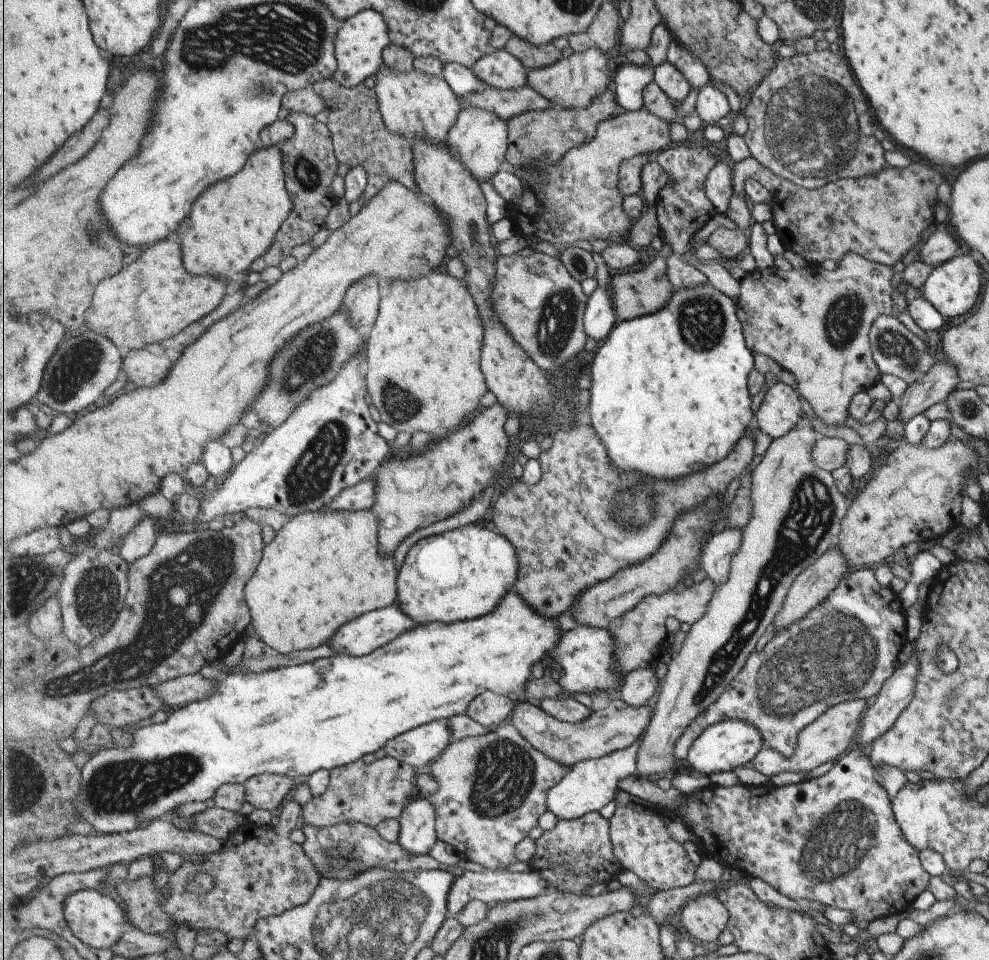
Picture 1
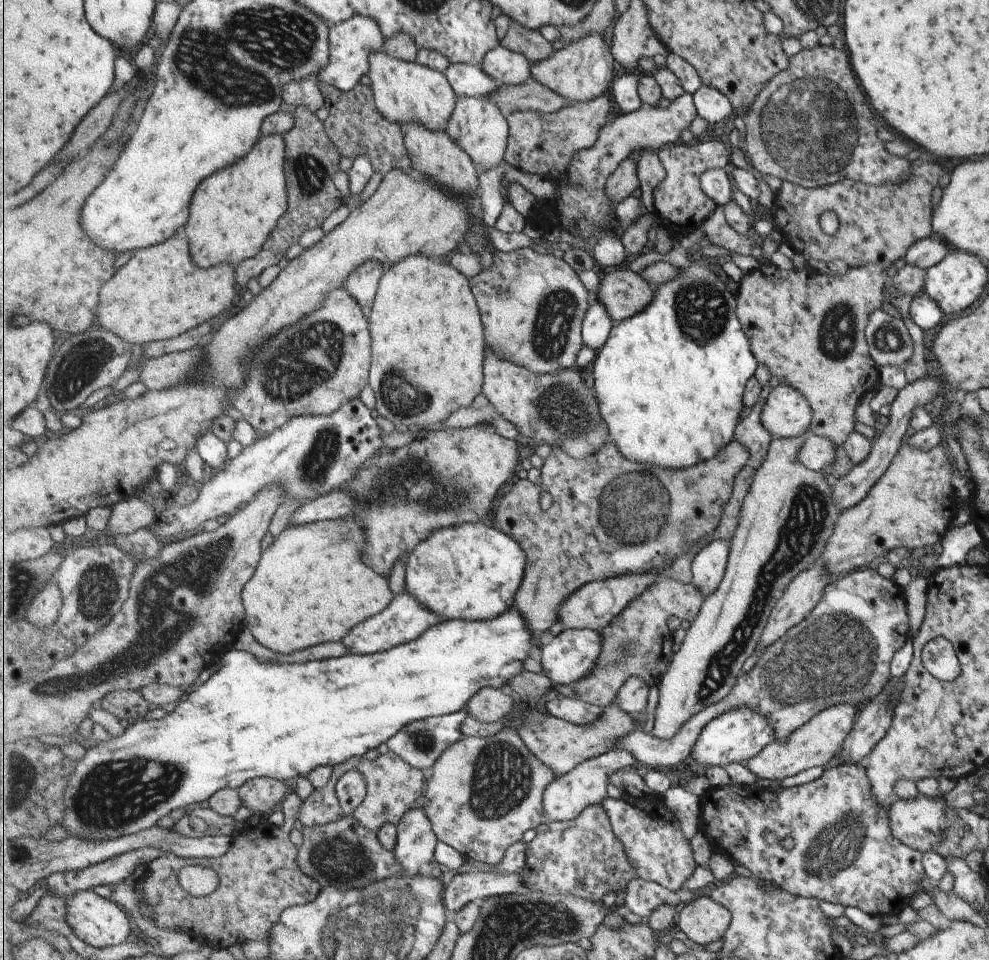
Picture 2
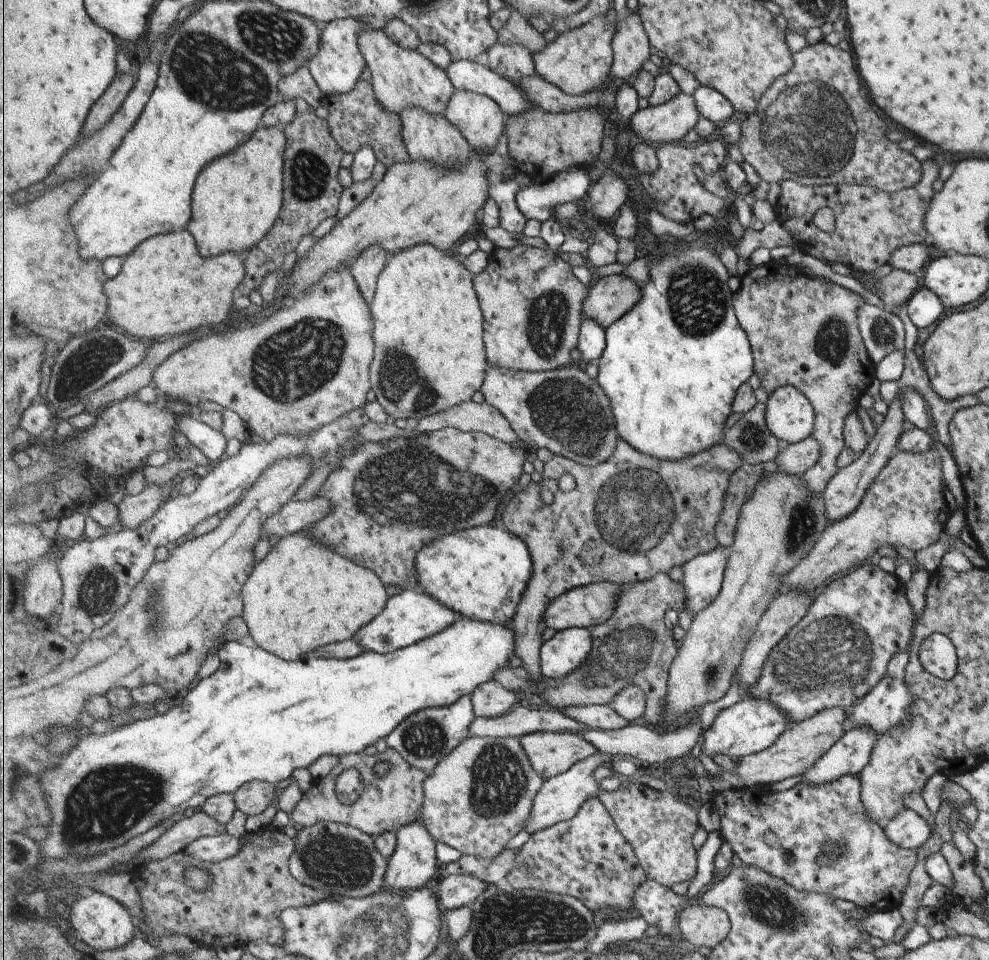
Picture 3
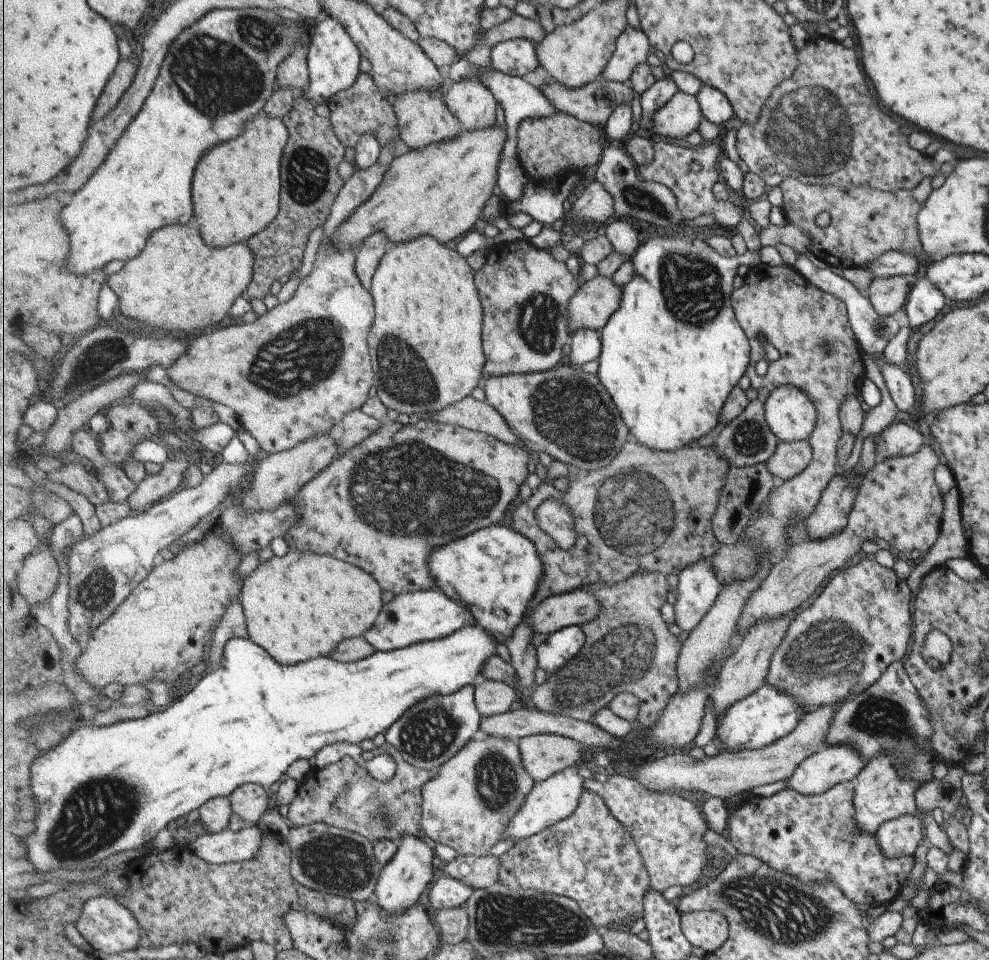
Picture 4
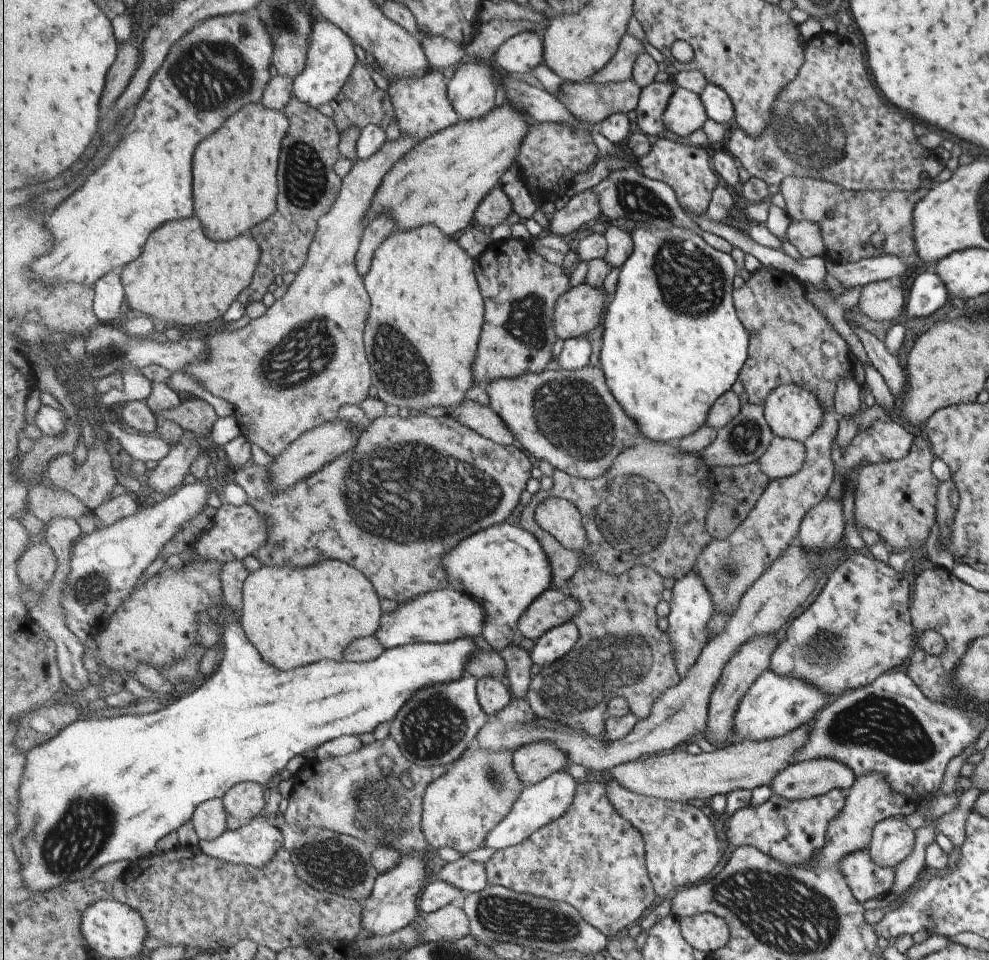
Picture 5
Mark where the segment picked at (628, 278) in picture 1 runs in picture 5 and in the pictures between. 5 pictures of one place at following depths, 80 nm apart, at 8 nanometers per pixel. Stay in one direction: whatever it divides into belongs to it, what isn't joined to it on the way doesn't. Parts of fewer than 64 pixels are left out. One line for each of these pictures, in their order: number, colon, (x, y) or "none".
2: (625, 293)
3: (612, 297)
4: (599, 299)
5: (582, 310)

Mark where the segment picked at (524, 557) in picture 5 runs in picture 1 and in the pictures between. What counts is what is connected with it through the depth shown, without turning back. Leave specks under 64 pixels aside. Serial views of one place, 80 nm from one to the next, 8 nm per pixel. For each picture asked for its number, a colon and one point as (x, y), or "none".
1: (462, 574)
2: (470, 571)
3: (482, 573)
4: (494, 572)

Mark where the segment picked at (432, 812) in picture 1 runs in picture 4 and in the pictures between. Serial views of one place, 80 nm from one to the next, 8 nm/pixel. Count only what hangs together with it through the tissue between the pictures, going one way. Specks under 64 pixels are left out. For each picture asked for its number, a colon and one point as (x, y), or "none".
2: (415, 849)
3: (412, 865)
4: (403, 879)

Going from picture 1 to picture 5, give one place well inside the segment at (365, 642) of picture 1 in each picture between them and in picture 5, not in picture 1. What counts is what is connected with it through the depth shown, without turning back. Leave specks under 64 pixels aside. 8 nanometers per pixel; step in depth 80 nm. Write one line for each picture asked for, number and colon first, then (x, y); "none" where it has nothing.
2: (404, 619)
3: (413, 615)
4: (414, 617)
5: (440, 616)

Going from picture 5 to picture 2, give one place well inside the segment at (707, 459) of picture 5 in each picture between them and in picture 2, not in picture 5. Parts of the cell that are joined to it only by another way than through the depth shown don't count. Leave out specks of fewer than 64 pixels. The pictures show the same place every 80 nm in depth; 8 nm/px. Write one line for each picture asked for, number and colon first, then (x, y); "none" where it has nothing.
2: (751, 432)
3: (749, 435)
4: (747, 440)

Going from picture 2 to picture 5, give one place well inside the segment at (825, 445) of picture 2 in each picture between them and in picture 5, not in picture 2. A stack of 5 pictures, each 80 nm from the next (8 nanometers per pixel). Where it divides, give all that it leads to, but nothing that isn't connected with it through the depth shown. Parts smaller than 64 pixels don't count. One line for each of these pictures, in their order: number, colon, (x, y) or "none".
3: (798, 457)
4: (788, 459)
5: (784, 457)

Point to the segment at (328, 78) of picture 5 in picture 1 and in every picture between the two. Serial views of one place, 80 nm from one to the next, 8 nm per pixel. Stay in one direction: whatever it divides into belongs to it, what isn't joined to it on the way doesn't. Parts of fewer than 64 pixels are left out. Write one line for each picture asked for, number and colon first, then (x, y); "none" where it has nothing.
1: (360, 44)
2: (352, 43)
3: (337, 67)
4: (334, 58)

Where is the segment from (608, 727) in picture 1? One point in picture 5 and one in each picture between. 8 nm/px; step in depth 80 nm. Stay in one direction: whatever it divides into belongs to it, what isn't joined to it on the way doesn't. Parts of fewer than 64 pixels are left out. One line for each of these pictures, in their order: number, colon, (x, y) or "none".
2: (562, 745)
3: (552, 753)
4: (544, 755)
5: (534, 762)

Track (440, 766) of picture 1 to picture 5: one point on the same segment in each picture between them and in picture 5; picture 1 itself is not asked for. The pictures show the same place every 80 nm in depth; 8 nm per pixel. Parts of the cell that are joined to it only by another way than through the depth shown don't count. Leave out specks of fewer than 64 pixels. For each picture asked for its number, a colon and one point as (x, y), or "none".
2: (484, 793)
3: (479, 797)
4: (469, 805)
5: (479, 790)

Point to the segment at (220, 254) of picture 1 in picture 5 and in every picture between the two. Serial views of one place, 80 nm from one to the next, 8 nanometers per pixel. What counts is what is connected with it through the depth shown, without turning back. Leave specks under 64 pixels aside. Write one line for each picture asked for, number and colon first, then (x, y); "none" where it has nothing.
2: (235, 213)
3: (239, 198)
4: (236, 197)
5: (235, 173)

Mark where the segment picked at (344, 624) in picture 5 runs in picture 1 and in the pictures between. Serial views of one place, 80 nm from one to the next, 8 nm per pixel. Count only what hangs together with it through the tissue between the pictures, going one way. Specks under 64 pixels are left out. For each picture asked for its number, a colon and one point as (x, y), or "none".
1: (322, 570)
2: (312, 585)
3: (303, 594)
4: (302, 604)

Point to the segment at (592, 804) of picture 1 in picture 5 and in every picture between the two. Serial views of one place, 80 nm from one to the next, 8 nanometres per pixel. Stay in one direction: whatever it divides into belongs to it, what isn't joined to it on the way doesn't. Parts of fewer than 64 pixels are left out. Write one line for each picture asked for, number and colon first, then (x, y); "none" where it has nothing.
2: (586, 785)
3: (560, 799)
4: (551, 801)
5: (540, 804)

